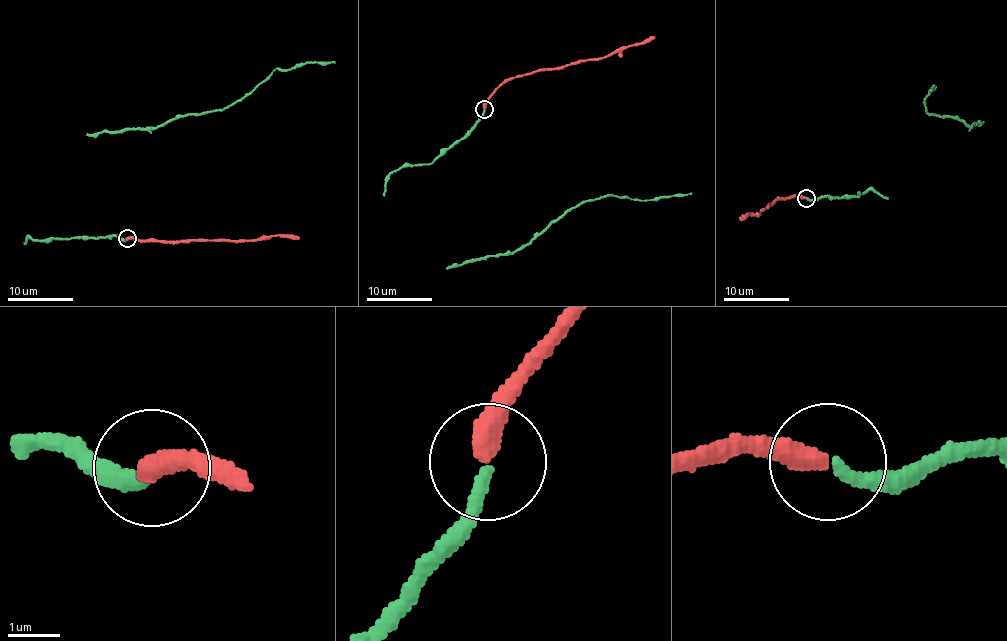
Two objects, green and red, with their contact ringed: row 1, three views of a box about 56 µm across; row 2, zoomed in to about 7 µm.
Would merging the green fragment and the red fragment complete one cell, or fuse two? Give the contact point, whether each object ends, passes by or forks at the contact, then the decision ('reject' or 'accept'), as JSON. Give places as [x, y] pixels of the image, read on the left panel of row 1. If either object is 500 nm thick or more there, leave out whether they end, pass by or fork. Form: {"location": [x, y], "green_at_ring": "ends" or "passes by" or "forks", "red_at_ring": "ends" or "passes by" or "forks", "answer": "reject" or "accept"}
{"location": [127, 238], "green_at_ring": "ends", "red_at_ring": "ends", "answer": "accept"}

